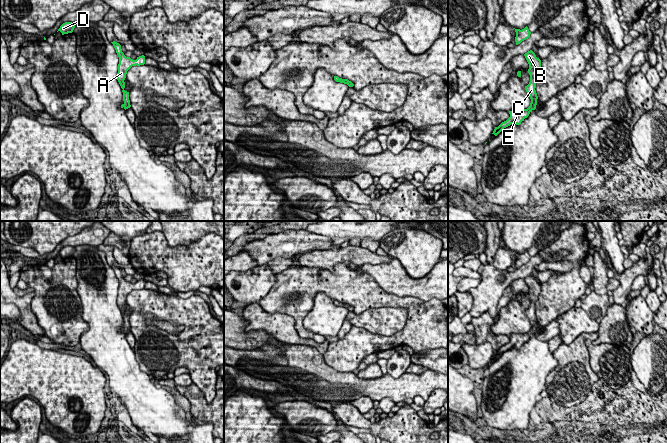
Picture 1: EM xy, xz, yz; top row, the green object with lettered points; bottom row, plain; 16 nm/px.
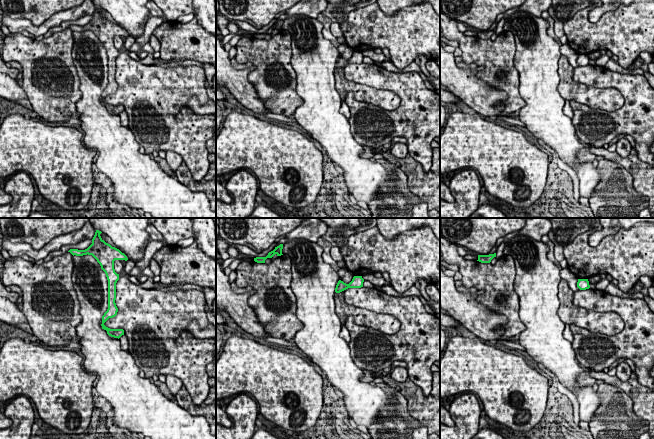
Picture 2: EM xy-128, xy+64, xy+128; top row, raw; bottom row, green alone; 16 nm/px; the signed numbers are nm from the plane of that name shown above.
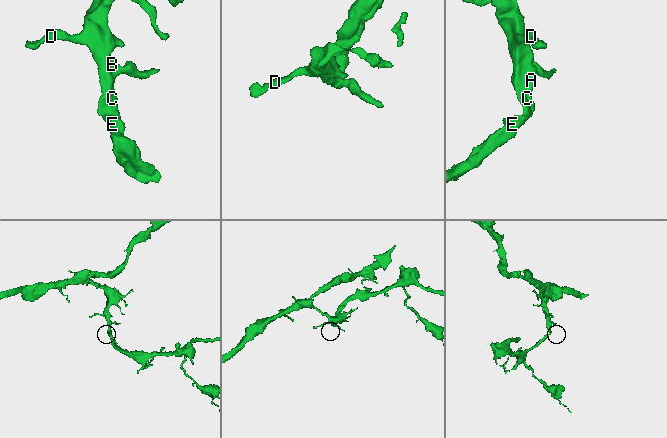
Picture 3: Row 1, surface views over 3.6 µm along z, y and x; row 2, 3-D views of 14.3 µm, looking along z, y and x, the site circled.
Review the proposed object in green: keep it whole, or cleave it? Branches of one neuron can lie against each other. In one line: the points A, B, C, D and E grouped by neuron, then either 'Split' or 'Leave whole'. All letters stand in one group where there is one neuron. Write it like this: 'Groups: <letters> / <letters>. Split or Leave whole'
Groups: A B C D E. Leave whole

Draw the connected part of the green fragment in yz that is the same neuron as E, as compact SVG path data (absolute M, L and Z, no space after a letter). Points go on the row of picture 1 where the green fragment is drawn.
M532 50L525 53L524 56L529 64L528 73L530 75L530 82L527 86L525 86L525 90L531 99L530 106L527 109L509 111L510 117L506 121L502 122L498 127L495 127L492 133L495 136L511 124L520 125L521 122L529 116L530 112L536 109L538 96L535 90L535 80L541 68L541 60L536 57Z

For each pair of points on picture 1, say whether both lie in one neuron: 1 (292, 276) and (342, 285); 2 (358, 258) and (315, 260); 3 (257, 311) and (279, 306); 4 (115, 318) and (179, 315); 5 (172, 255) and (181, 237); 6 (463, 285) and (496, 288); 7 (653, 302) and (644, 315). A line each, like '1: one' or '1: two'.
1: one
2: one
3: two
4: two
5: two
6: two
7: two

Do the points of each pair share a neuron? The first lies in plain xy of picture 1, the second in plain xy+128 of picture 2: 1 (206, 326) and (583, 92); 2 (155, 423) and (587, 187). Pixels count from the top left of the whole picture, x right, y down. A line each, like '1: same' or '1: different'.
1: different
2: same

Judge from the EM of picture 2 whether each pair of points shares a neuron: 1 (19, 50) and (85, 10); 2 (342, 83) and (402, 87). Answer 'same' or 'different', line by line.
1: different
2: different

